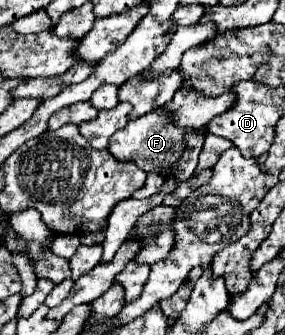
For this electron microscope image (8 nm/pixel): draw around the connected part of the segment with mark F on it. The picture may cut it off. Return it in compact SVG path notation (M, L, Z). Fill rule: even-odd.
M155 110L137 120L131 120L123 130L113 134L107 150L121 162L125 160L137 162L137 166L147 174L153 172L153 174L165 176L169 174L169 164L173 164L181 156L181 146L185 146L185 142L181 142L183 132L185 132L183 128L177 128L171 124L171 118L167 114Z

